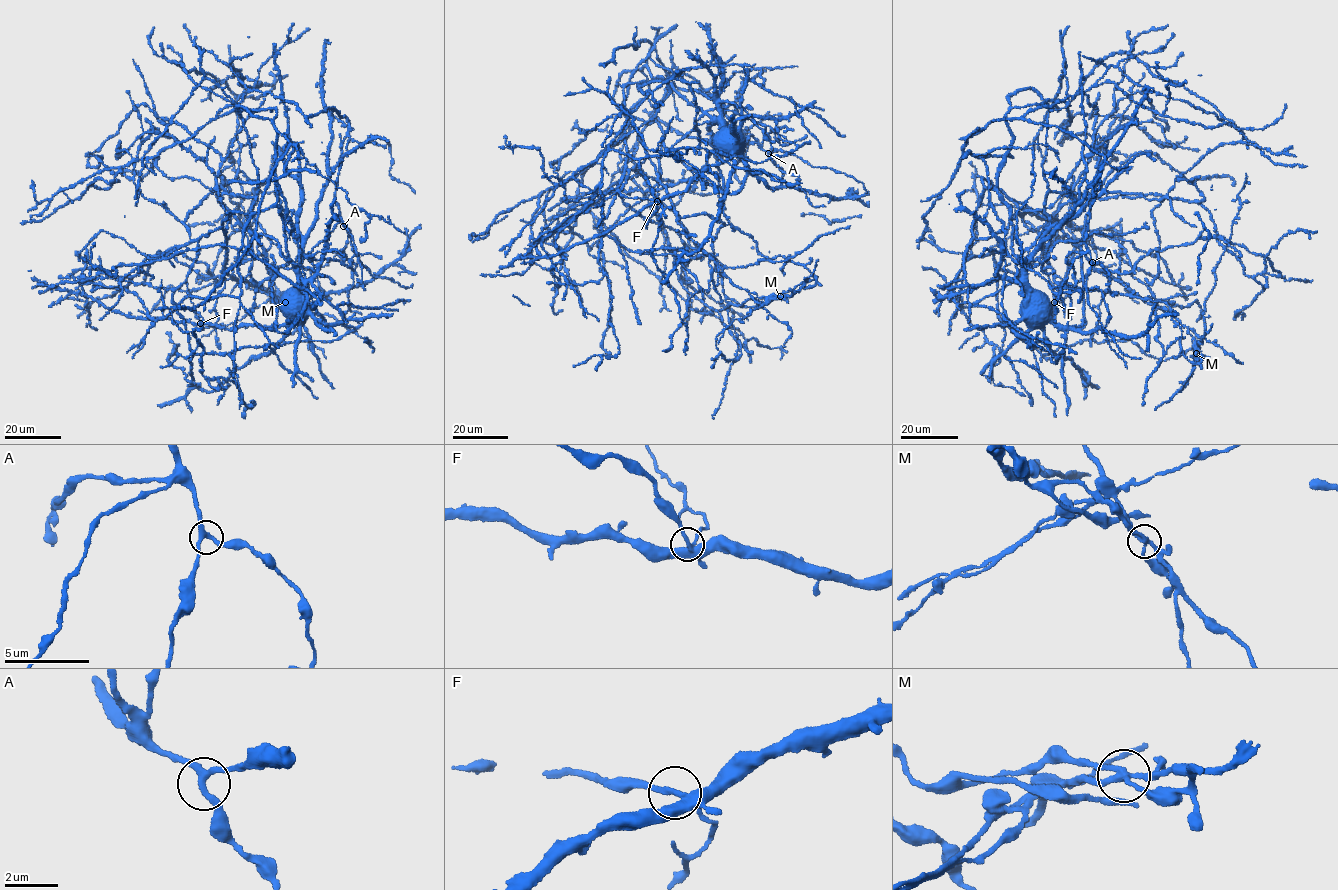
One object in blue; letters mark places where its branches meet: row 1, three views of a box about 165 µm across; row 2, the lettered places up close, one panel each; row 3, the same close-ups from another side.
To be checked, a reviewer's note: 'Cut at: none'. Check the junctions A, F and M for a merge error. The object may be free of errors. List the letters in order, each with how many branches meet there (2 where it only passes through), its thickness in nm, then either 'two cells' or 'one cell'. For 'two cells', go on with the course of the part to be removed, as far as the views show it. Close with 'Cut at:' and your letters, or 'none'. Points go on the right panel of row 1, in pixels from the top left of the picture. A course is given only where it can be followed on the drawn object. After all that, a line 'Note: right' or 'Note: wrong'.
A: 3 branches meet; 240 nm thick; one cell
F: 4 branches meet; 260 nm thick; one cell
M: 4 branches meet; 240 nm thick; two cells; foreign part runs (1195, 353), (1205, 332), (1204, 306), (1215, 283), (1214, 269), (1226, 249), (1240, 207), (1238, 196), (1245, 174)
Cut at: M
Note: wrong

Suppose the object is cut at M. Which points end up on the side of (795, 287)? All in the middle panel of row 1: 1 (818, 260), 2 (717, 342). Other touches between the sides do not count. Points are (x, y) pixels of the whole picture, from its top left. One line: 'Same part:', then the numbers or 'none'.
Same part: 1, 2

